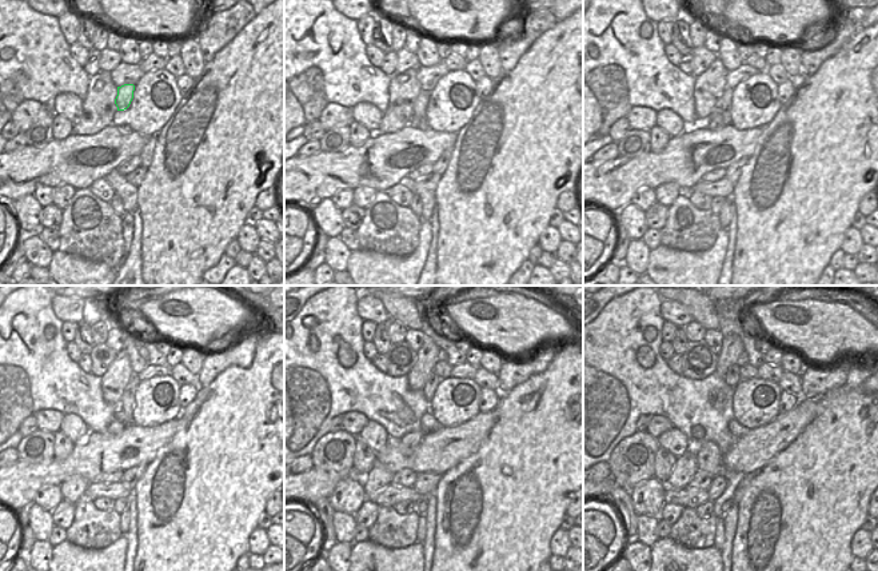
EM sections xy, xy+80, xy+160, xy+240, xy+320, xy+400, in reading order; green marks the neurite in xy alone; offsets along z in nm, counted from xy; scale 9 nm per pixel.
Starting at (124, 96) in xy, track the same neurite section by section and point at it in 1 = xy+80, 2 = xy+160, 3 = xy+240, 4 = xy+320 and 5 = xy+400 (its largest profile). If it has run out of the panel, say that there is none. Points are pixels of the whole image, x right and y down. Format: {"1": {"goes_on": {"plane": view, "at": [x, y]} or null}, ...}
{"1": {"goes_on": {"plane": "xy+80", "at": [422, 100]}}, "2": {"goes_on": {"plane": "xy+160", "at": [715, 120]}}, "3": {"goes_on": {"plane": "xy+240", "at": [115, 427]}}, "4": {"goes_on": {"plane": "xy+320", "at": [408, 443]}}, "5": {"goes_on": {"plane": "xy+400", "at": [709, 458]}}}

